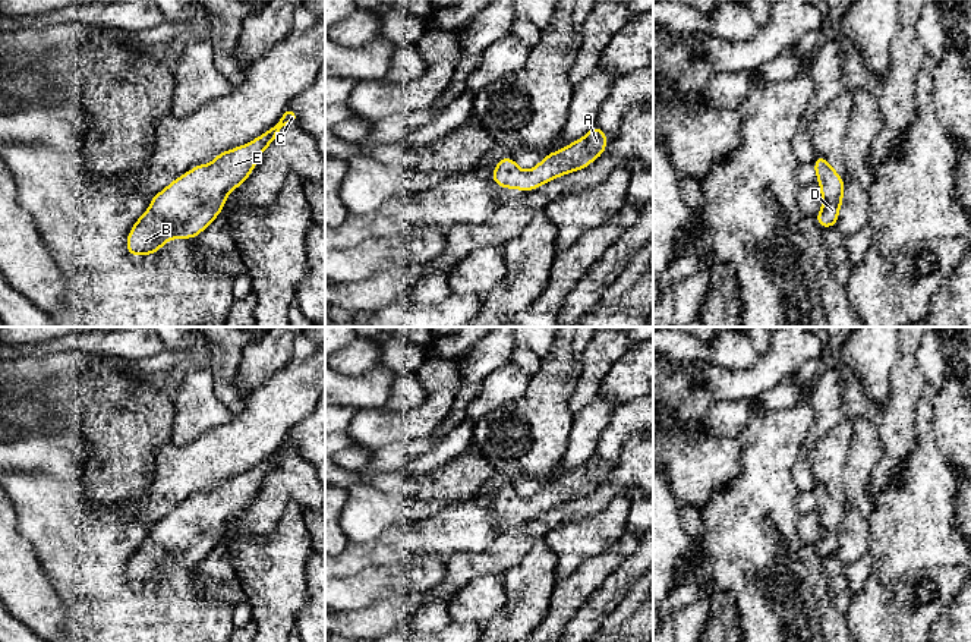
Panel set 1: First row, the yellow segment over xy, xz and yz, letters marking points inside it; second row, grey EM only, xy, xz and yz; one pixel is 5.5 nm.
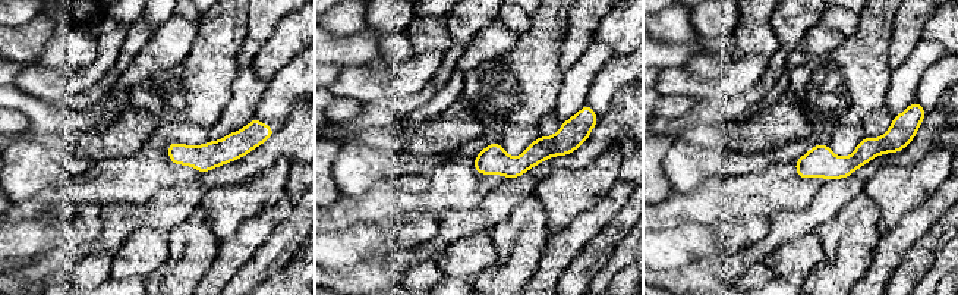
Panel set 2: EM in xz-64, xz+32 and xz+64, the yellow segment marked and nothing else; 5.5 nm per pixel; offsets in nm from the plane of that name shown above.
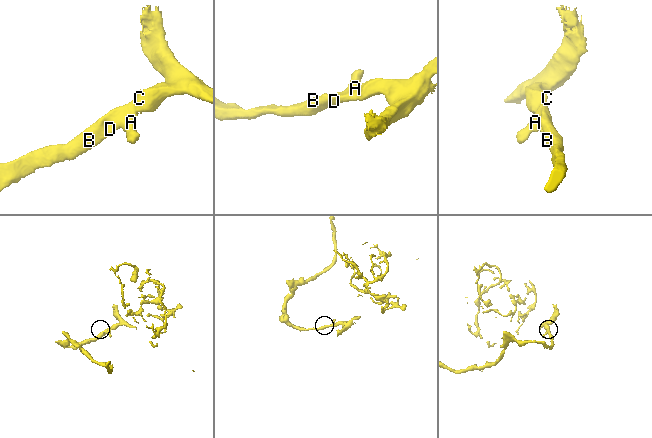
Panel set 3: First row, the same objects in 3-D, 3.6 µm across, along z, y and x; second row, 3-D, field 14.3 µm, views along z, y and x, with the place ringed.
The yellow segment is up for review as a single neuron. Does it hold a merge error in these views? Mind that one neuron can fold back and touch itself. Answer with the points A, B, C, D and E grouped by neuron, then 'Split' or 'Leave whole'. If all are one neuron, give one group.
Groups: A B C D E. Leave whole

